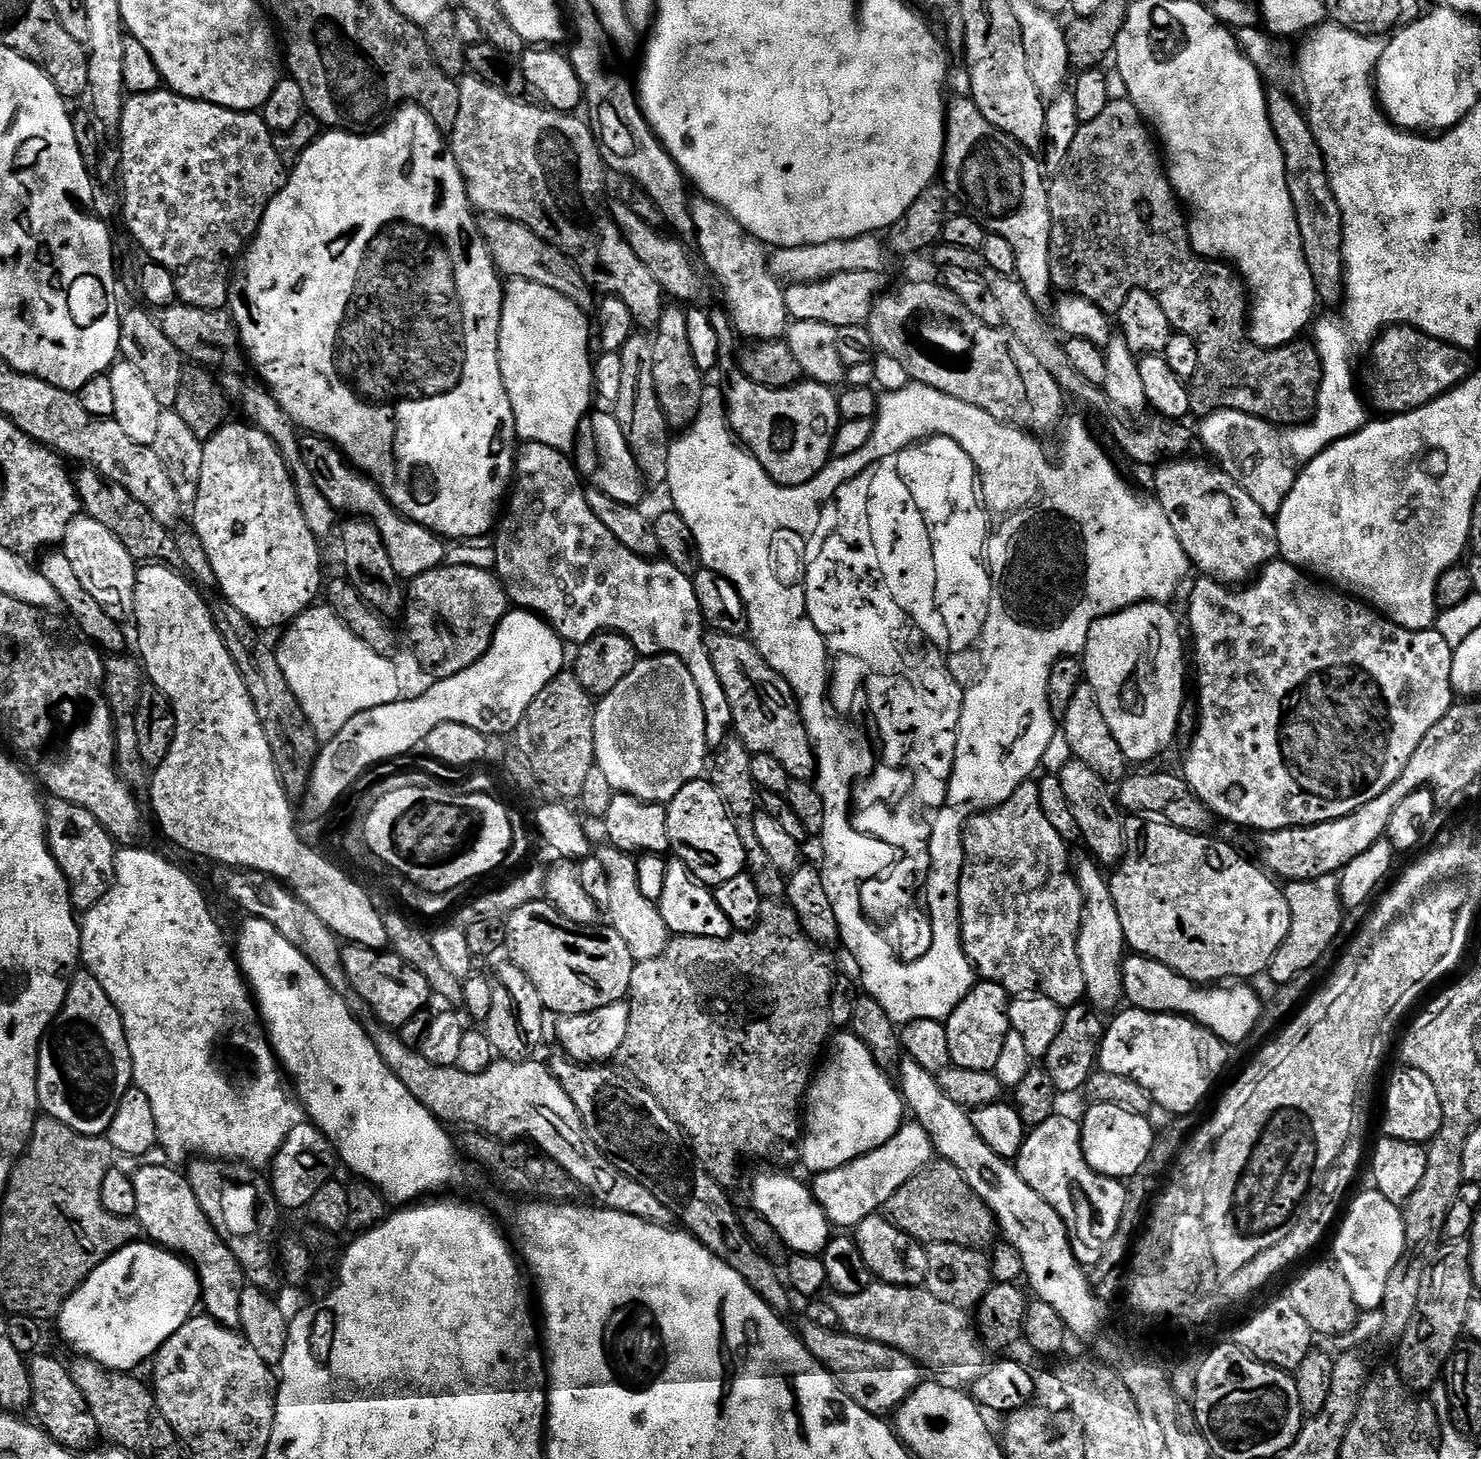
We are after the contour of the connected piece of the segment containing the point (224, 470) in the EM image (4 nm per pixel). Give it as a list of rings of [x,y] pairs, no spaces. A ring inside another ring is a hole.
[[[229,422],[225,424],[204,444],[201,481],[198,483],[196,501],[190,508],[192,511],[190,524],[191,527],[195,528],[198,538],[202,538],[202,546],[206,546],[206,554],[210,558],[210,566],[214,566],[219,591],[224,591],[221,592],[223,599],[228,600],[238,610],[242,610],[242,614],[246,614],[246,618],[250,618],[250,622],[259,629],[267,630],[267,628],[280,627],[283,629],[285,626],[291,625],[292,621],[302,615],[307,608],[313,607],[317,603],[316,595],[319,592],[321,595],[320,548],[322,548],[322,544],[312,533],[310,526],[306,526],[306,517],[302,514],[302,506],[298,506],[298,494],[294,490],[292,475],[288,473],[288,467],[278,450],[278,446],[274,446],[274,442],[270,442],[270,438],[266,434],[262,434],[262,430],[258,430],[253,424],[239,423]]]

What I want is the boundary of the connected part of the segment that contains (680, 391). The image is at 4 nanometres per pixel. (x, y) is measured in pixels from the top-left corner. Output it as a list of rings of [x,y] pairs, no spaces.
[[[665,307],[651,342],[654,350],[654,390],[658,390],[658,402],[666,414],[669,429],[683,430],[696,421],[706,387],[705,373],[701,372],[698,362],[694,362],[694,354],[690,351],[686,311],[683,307]]]

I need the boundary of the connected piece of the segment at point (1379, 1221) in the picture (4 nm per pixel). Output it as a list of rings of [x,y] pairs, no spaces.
[[[1375,1190],[1364,1192],[1352,1204],[1348,1217],[1340,1224],[1340,1233],[1332,1244],[1334,1263],[1346,1278],[1350,1294],[1354,1294],[1357,1309],[1368,1312],[1383,1309],[1386,1281],[1389,1280],[1398,1258],[1402,1258],[1406,1242],[1406,1226],[1401,1205],[1382,1198]]]

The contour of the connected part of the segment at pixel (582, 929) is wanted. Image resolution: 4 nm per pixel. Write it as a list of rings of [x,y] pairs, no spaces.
[[[544,898],[513,908],[507,914],[507,959],[524,972],[549,1013],[556,1012],[557,1017],[577,1016],[602,1010],[602,1006],[619,1004],[627,997],[637,961],[630,954],[630,946],[622,942],[622,938],[611,926],[600,928],[601,926],[570,922],[560,916],[554,905]]]

